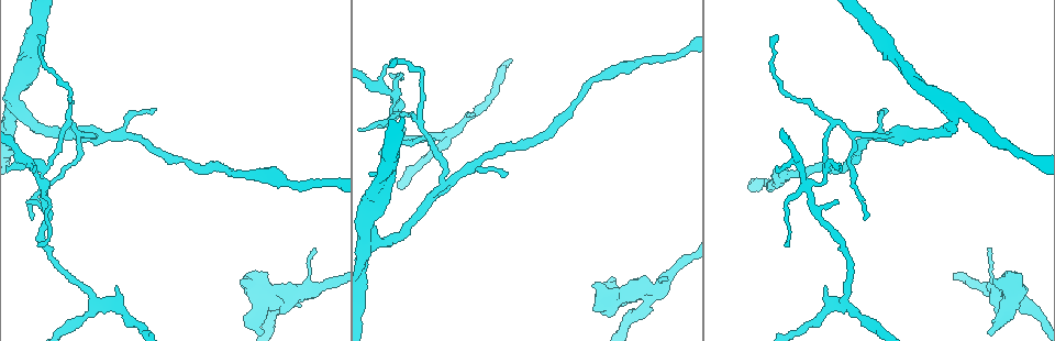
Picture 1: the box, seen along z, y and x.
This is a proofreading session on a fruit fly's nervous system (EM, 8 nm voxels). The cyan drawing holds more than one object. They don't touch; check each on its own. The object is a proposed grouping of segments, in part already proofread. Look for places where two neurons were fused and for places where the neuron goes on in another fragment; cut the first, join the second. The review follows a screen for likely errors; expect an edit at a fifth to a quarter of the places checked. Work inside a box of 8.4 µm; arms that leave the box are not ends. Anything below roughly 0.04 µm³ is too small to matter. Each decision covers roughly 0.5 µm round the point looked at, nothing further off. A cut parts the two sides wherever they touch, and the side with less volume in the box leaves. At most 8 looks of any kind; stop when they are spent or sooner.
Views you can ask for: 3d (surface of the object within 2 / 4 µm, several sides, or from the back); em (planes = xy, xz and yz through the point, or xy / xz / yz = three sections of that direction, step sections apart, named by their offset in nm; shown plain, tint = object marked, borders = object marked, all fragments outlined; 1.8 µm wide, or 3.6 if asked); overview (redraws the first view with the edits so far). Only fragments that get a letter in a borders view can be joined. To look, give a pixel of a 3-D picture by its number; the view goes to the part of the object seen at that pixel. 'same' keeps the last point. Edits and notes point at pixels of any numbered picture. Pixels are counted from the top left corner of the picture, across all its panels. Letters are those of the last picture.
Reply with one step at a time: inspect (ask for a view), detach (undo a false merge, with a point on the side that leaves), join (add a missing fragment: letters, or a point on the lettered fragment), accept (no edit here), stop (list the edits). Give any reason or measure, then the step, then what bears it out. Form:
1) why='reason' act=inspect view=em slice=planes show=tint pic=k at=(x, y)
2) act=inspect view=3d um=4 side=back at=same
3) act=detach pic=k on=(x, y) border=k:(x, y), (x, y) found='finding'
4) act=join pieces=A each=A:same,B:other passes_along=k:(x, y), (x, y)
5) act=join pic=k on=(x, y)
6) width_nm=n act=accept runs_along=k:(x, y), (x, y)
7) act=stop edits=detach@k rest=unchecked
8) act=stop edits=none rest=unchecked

why='sharp bend' act=inspect view=3d um=4 pic=1 at=(293, 298)

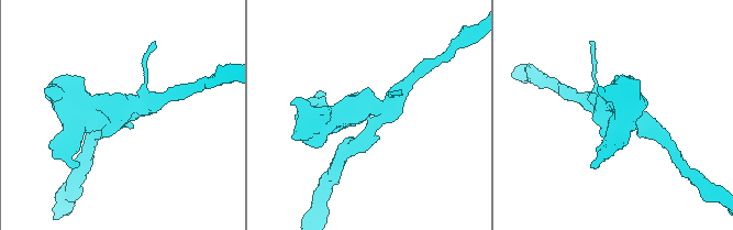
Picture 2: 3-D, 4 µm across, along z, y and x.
act=inspect view=em slice=xy step=16 show=borders pic=2 at=(368, 118)

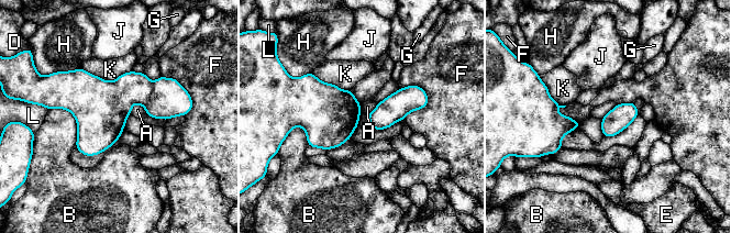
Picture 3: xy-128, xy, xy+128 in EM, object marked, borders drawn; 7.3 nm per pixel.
act=detach pic=3 on=(168, 99) each=A:other,B:other,D:other,E:other,F:other,G:other,H:other,J:other,K:other,L:other border=3:(153, 82), (151, 96), (143, 106) found='two neurons meet here'

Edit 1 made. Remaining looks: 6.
why='redraw' act=inspect view=overview

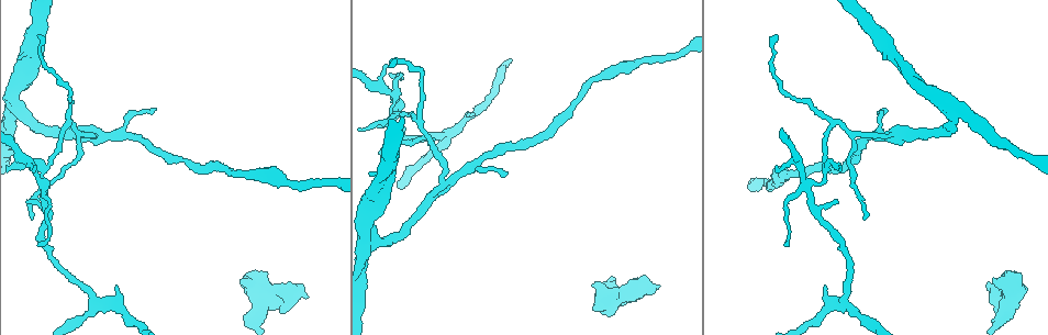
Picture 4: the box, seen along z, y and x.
why='branch stops here' act=inspect view=em slice=yz step=16 show=borders pic=4 at=(468, 112)

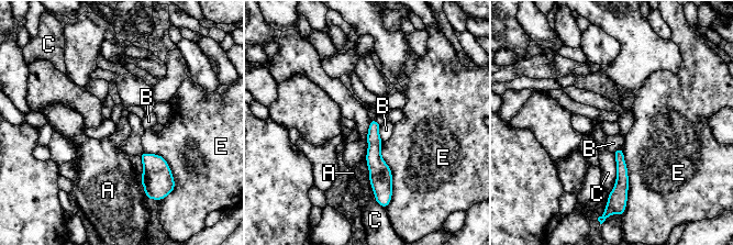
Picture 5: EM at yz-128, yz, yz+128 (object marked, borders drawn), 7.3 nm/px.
width_nm=100 act=accept each=A:other,B:other,C:other,E:other runs_along=5:(373, 122), (379, 188) found='no lettered fragment goes on from it'

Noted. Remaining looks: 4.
why='calibre changes' act=inspect view=3d um=4 pic=4 at=(43, 185)

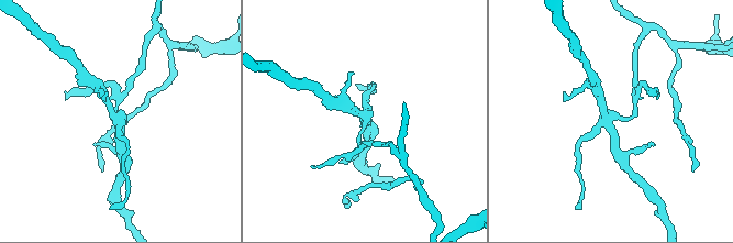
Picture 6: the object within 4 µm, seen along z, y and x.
act=inspect view=em slice=yz step=16 show=tint pic=6 at=(117, 122)

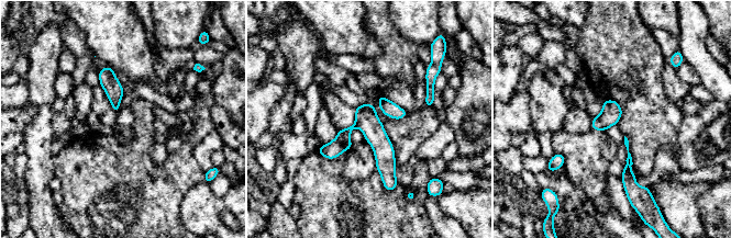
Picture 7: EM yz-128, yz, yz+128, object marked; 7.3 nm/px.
why='another direction' act=inspect view=em slice=planes show=borders at=same

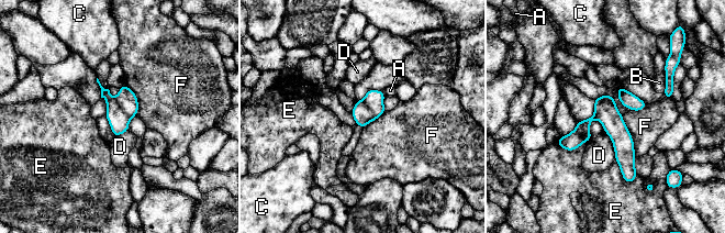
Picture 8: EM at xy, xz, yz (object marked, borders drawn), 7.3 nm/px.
width_nm=170 longest_contact=F:320nm act=detach pic=8 on=(119, 121) each=A:other,B:other,C:other,D:other,E:other,F:other found='a second neuron is stuck on'

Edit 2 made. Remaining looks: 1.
act=stop edits=detach@3,detach@8 rest=unchecked

